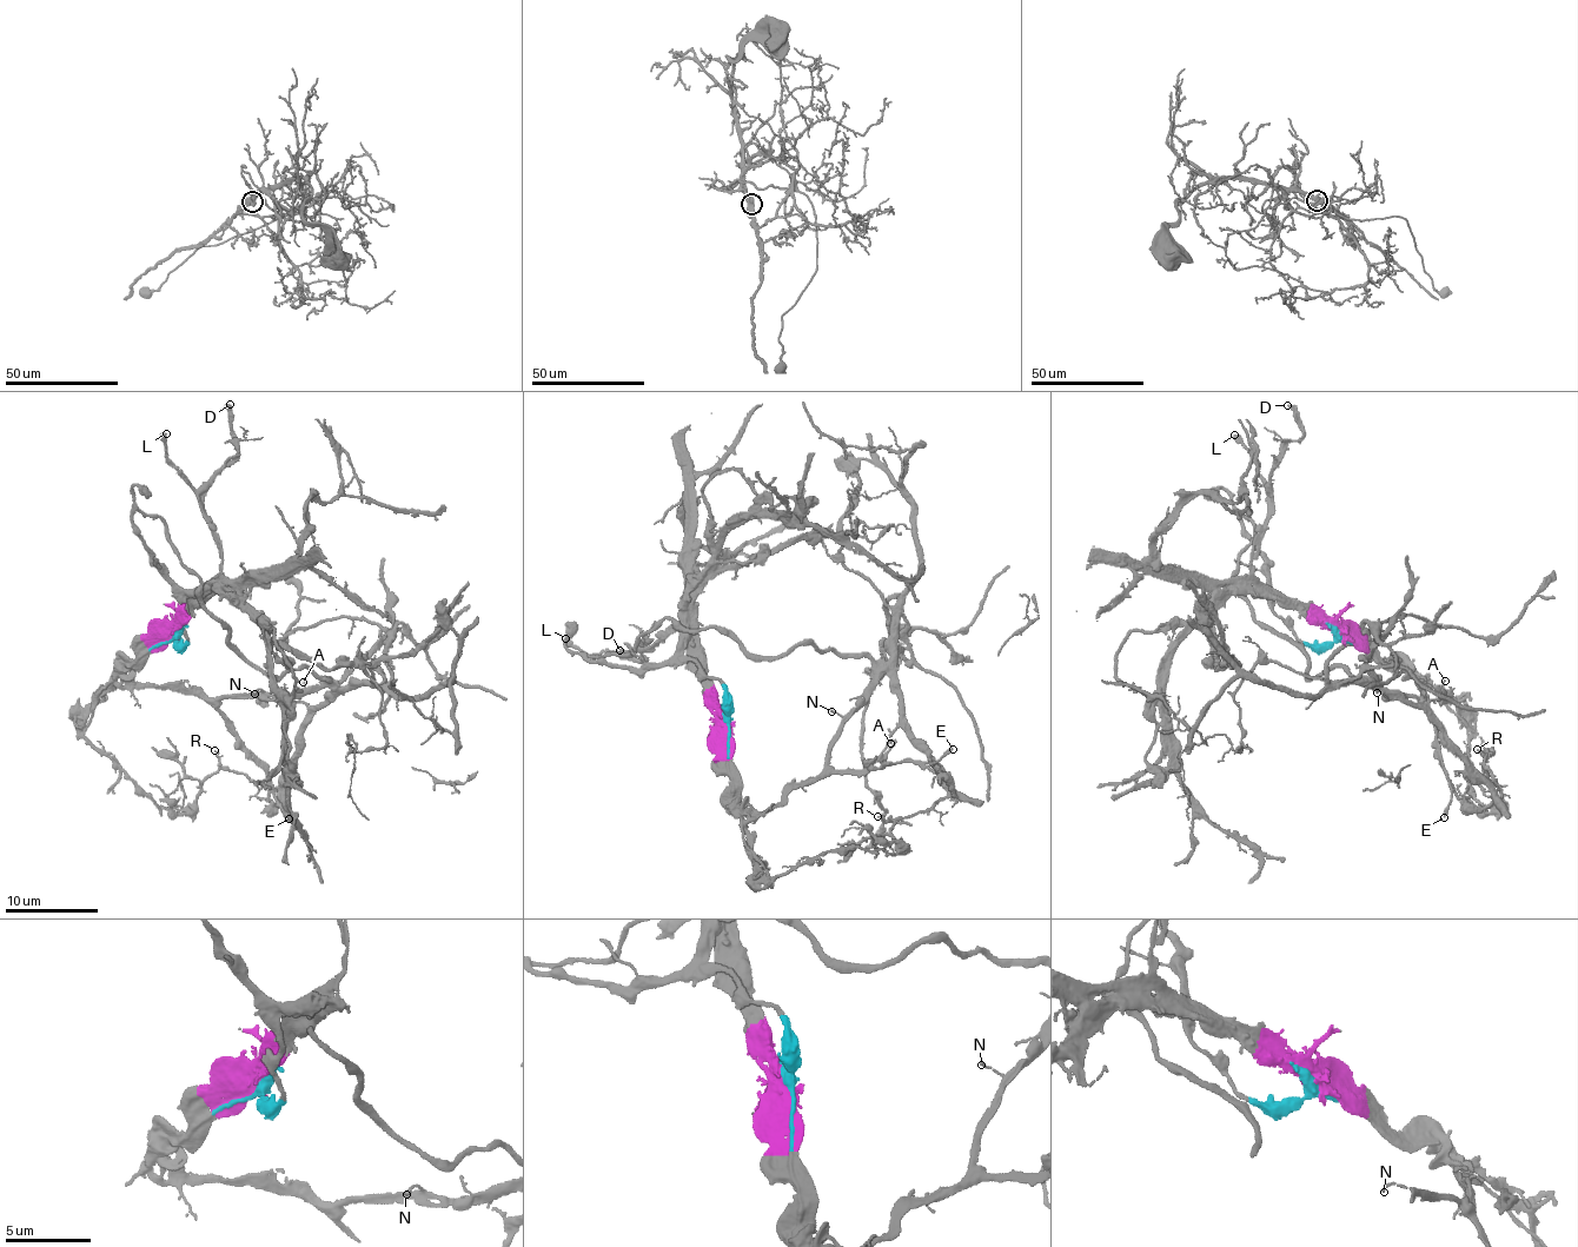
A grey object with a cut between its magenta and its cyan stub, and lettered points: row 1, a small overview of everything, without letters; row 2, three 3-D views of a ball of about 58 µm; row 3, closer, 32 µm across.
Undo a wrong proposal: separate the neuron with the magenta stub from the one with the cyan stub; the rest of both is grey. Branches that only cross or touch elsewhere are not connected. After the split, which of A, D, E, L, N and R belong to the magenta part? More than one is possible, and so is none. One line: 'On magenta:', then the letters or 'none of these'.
On magenta: D, E, L, N

